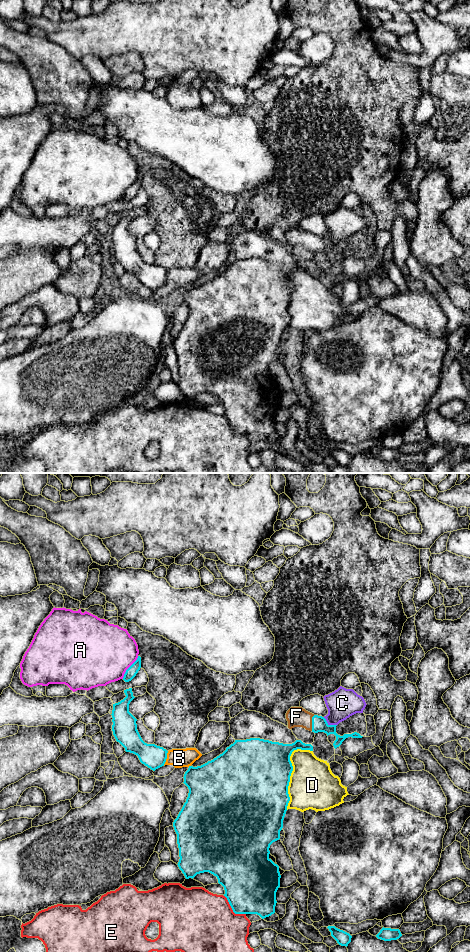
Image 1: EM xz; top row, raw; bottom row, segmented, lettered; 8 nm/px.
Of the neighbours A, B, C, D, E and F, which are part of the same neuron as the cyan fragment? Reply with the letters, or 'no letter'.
F

